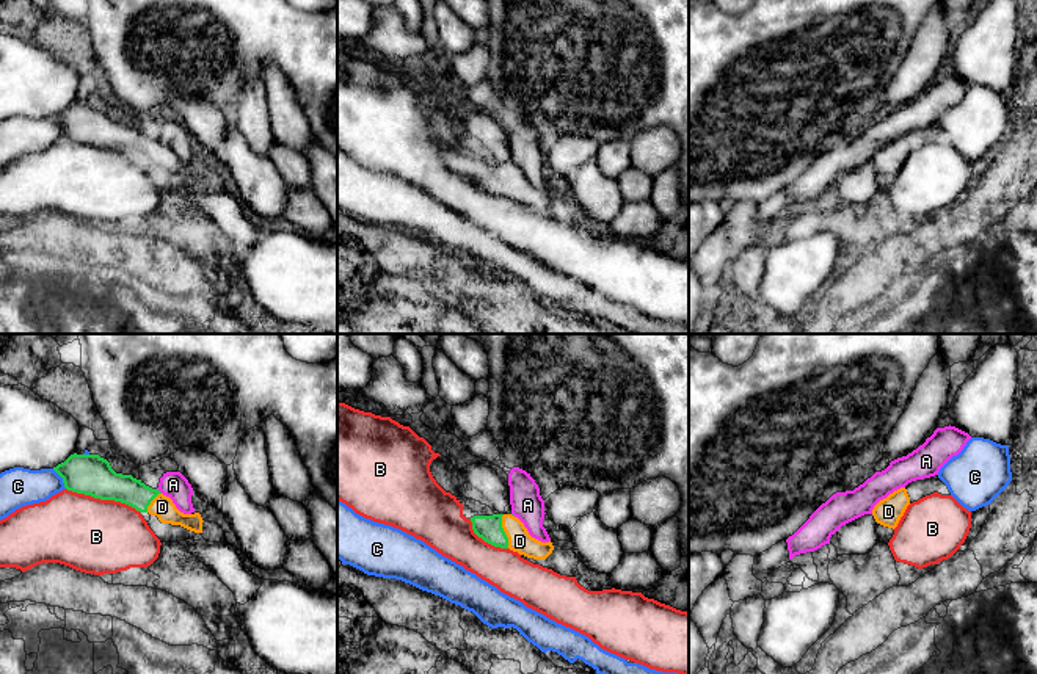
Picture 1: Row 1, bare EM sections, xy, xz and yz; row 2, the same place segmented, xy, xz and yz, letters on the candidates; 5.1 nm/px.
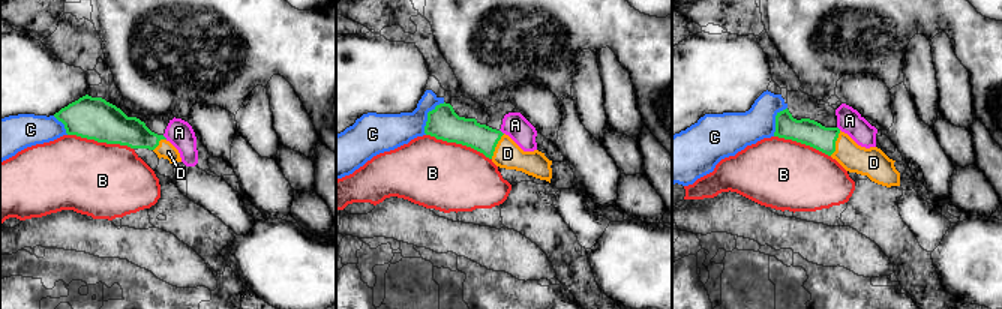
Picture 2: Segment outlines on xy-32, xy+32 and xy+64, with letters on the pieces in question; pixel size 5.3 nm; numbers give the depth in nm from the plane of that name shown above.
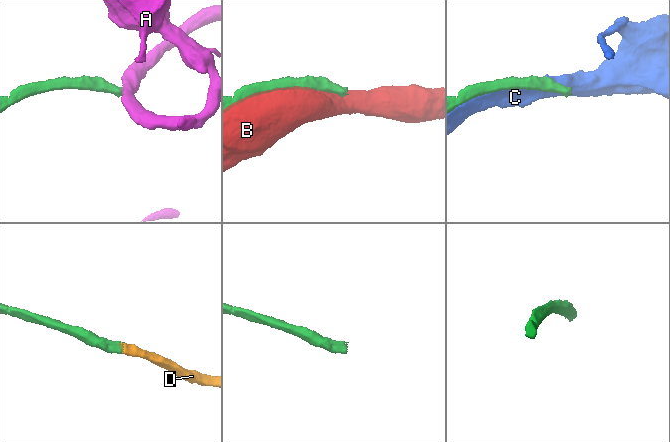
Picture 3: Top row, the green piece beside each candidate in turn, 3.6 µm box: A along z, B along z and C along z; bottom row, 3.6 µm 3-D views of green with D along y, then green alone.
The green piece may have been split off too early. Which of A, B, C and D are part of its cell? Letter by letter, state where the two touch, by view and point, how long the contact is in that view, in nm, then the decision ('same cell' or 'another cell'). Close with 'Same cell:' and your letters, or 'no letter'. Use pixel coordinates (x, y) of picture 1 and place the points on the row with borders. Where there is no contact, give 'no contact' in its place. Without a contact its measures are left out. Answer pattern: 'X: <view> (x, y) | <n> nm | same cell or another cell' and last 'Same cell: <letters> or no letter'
A: xy (159, 491) | 40 nm | another cell
B: xy (104, 499) | 400 nm | another cell
C: xy (61, 477) | 130 nm | another cell
D: xz (504, 532) | 180 nm | same cell
Same cell: D

